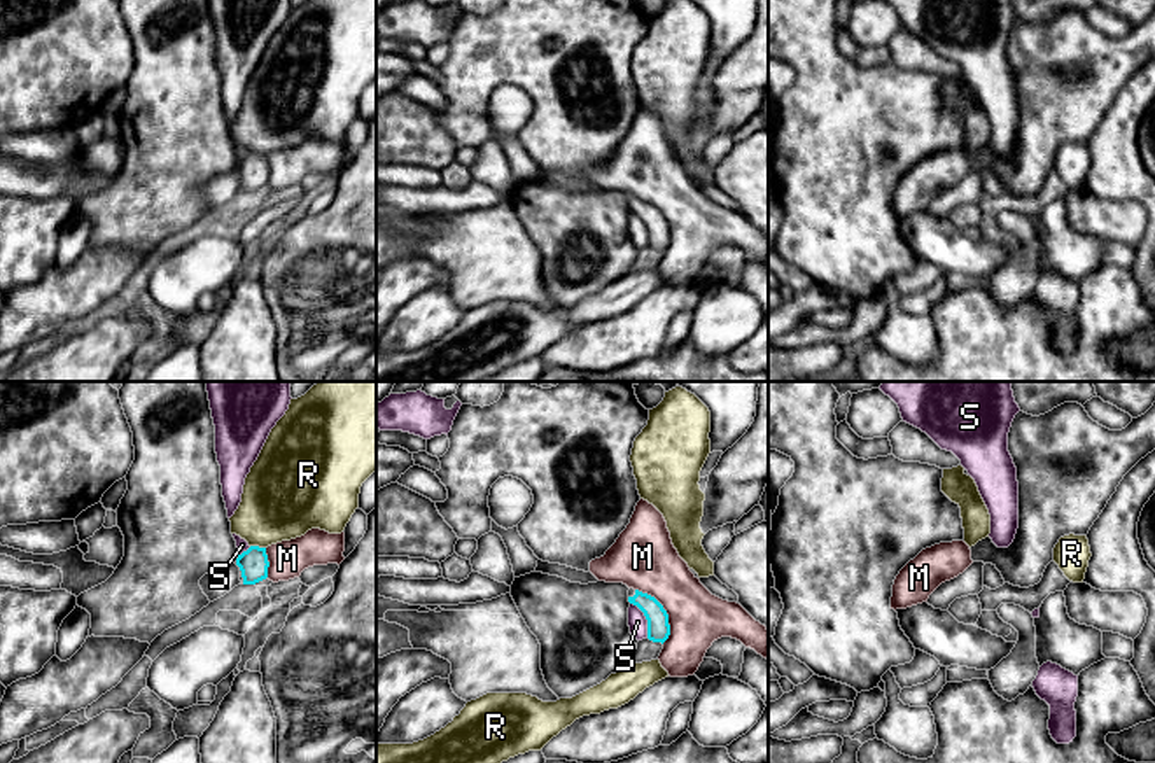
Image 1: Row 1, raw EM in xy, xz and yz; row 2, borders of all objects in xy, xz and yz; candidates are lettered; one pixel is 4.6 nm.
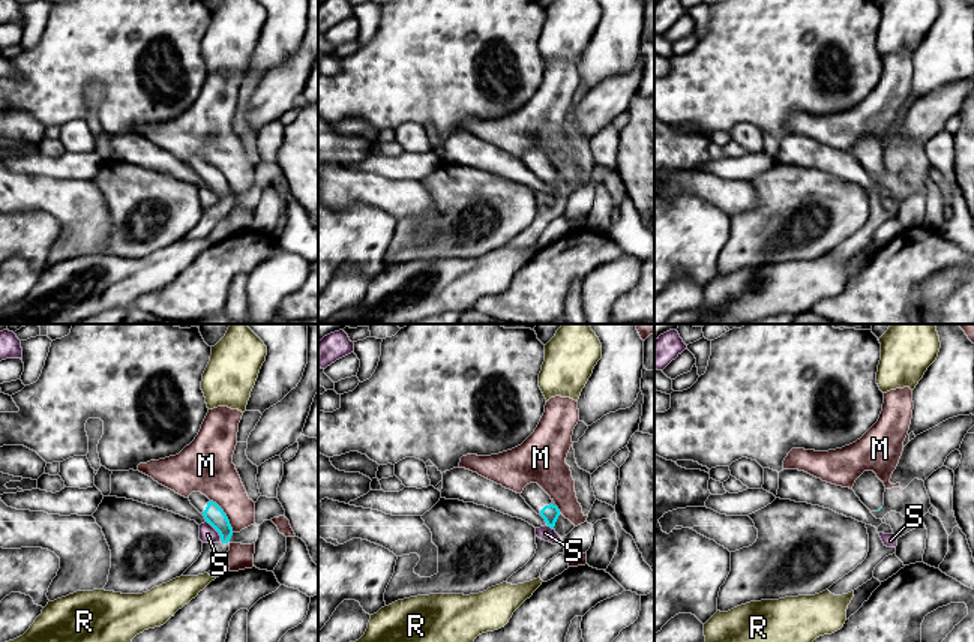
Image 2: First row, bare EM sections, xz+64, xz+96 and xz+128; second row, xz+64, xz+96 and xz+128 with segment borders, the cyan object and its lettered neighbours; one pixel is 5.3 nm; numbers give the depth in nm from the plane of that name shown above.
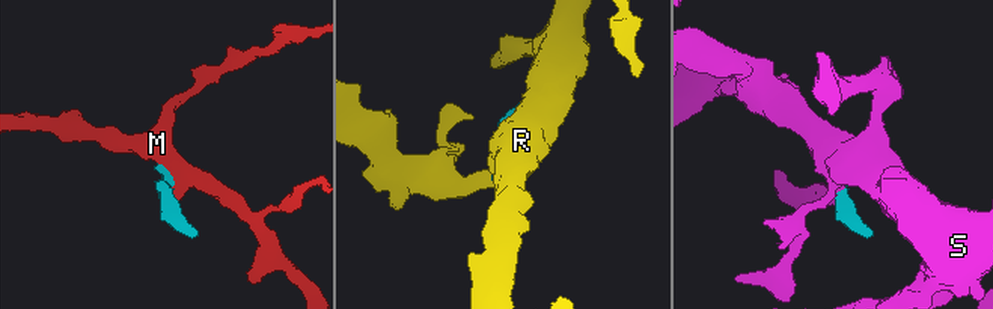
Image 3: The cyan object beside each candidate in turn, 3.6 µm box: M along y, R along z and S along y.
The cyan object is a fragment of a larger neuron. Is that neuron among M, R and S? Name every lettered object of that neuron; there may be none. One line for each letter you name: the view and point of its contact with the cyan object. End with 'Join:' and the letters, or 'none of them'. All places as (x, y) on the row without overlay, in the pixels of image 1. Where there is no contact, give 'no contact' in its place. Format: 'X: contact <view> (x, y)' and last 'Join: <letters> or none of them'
Join: none of them

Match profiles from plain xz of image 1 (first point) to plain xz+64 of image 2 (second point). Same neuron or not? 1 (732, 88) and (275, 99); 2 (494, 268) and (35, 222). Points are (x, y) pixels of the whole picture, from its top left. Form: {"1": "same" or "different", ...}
{"1": "same", "2": "different"}

